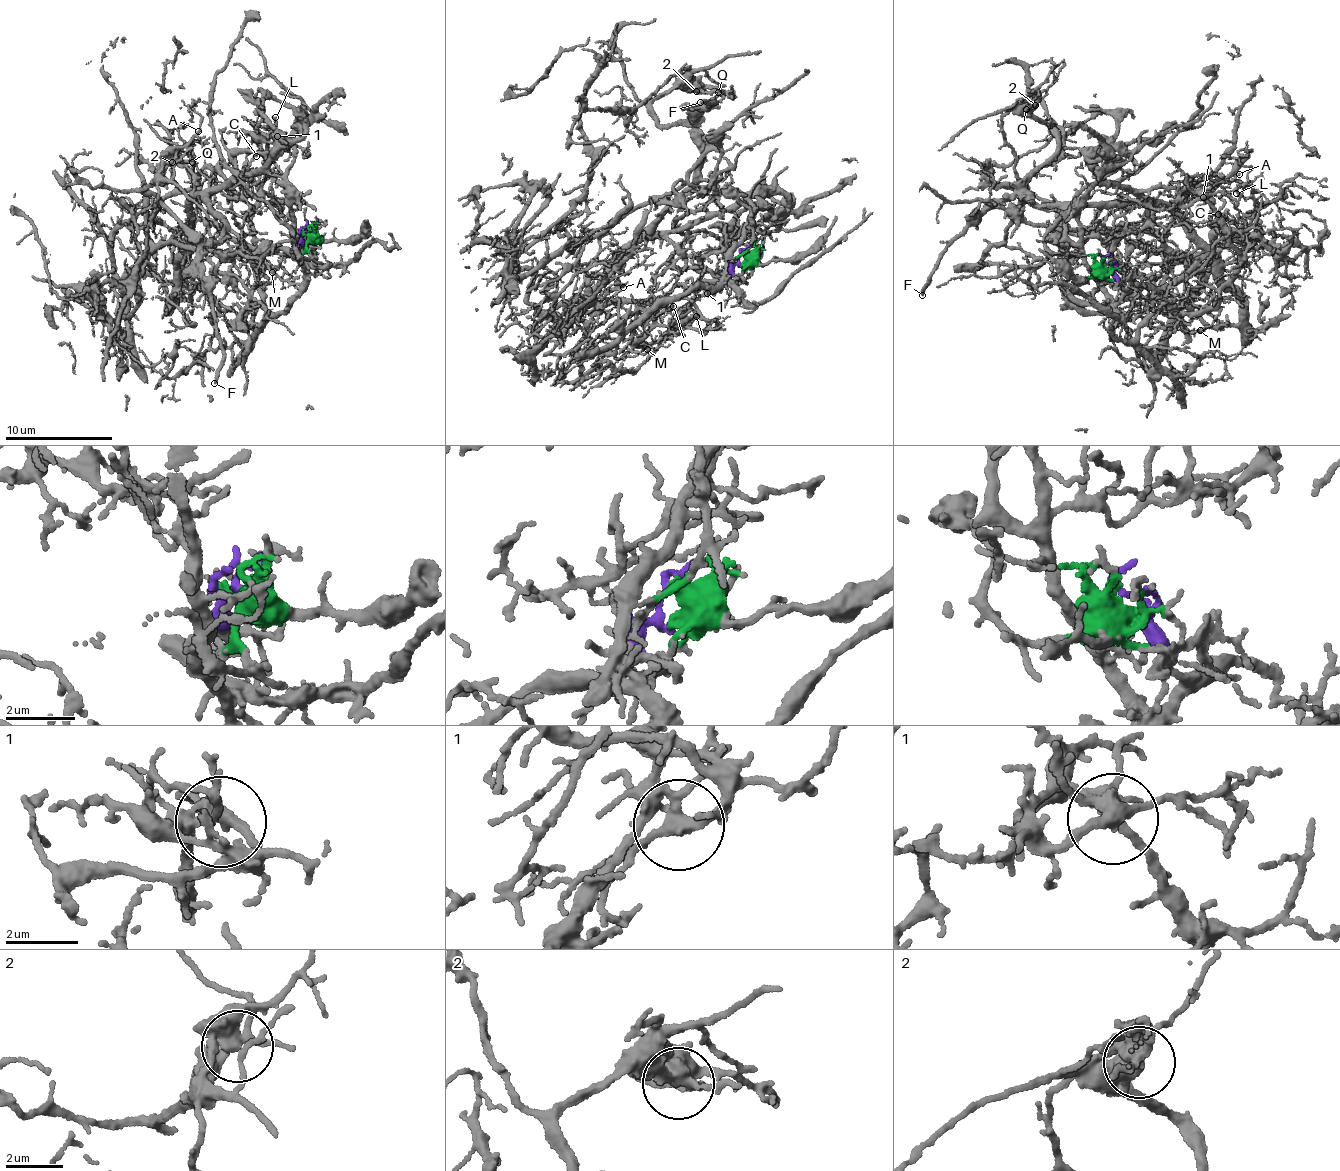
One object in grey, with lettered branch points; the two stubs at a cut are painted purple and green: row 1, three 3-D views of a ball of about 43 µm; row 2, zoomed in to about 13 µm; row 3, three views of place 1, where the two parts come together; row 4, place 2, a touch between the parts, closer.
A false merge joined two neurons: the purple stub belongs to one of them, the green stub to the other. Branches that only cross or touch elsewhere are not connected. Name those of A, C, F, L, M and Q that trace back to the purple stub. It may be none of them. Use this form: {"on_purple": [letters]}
{"on_purple": ["C", "F", "L", "Q"]}

